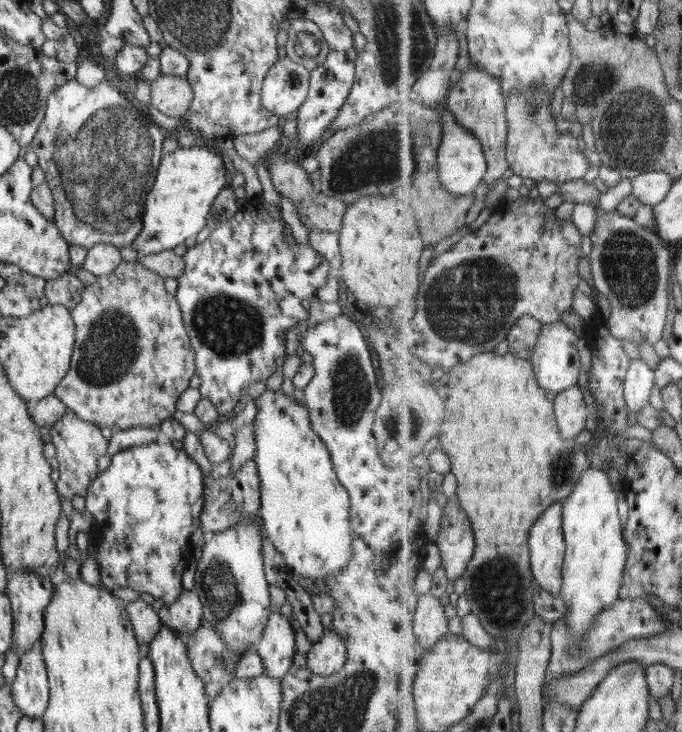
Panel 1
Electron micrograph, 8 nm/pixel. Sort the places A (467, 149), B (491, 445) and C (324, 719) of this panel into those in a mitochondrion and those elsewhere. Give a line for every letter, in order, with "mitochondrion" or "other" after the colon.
A: other
B: other
C: mitochondrion

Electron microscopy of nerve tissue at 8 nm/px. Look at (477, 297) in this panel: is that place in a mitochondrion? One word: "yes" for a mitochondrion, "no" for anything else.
yes

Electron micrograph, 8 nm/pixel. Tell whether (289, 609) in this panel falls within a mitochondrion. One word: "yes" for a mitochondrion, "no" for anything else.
no

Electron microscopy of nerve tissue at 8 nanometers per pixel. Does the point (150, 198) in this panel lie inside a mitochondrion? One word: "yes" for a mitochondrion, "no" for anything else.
yes

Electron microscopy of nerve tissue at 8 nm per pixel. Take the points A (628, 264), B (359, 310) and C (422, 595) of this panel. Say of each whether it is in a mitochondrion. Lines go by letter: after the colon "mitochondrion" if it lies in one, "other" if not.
A: mitochondrion
B: other
C: other

